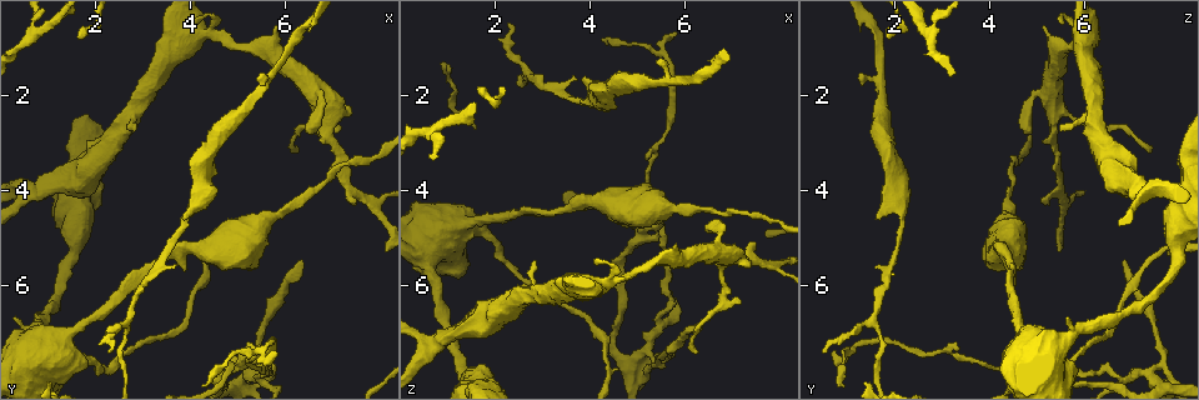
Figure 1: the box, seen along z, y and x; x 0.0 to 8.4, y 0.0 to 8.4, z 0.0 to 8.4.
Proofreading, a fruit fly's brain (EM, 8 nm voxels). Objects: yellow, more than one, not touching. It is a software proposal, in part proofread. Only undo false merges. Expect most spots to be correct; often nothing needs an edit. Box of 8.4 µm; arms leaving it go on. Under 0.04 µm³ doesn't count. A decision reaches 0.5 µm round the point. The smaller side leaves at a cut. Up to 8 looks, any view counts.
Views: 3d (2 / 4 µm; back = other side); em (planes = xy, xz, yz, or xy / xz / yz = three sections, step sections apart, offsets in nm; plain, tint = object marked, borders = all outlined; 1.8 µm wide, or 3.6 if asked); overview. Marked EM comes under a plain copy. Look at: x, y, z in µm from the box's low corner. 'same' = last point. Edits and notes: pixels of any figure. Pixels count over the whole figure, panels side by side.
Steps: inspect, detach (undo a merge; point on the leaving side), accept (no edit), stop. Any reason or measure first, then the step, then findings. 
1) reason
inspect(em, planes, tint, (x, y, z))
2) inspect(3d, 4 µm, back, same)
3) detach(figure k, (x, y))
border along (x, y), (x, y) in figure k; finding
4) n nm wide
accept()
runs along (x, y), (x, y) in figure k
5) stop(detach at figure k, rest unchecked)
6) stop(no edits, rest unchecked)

calibre changes
inspect(3d, 4 µm, (5.15, 7.95, 7.45))

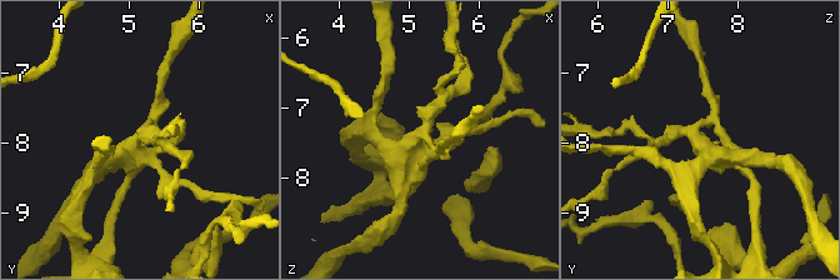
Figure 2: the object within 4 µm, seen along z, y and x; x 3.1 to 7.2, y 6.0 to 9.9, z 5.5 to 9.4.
inspect(em, planes, borders, (5.15, 7.95, 7.45))

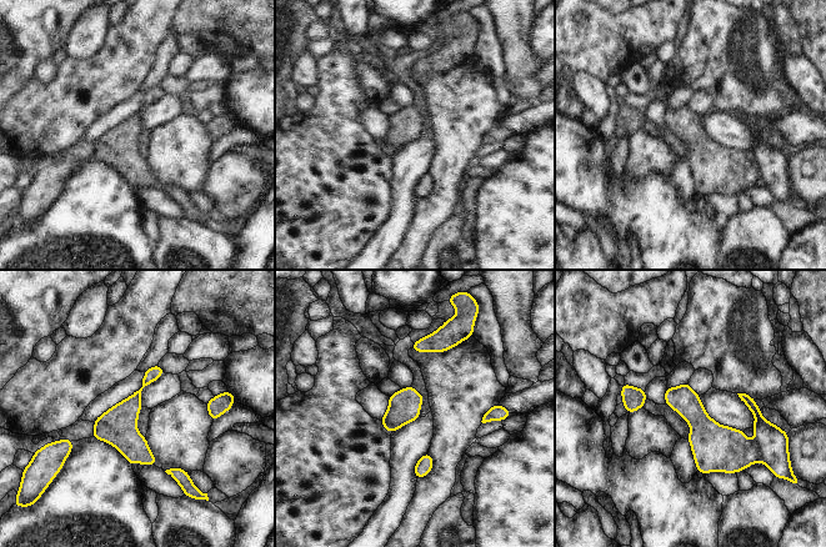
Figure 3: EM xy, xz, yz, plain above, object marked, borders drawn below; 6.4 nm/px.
accept()
one cell here

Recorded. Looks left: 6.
thick turns thin
inspect(em, planes, tint, (5.10, 7.60, 5.00))

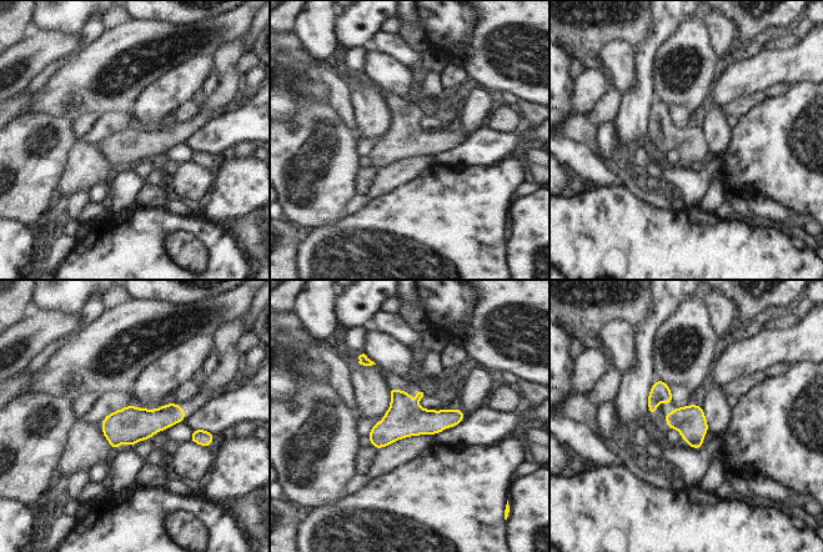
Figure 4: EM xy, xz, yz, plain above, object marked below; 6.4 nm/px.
accept()
all the same cell

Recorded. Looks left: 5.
branch point
inspect(3d, 4 µm, (0.75, 4.05, 7.25))

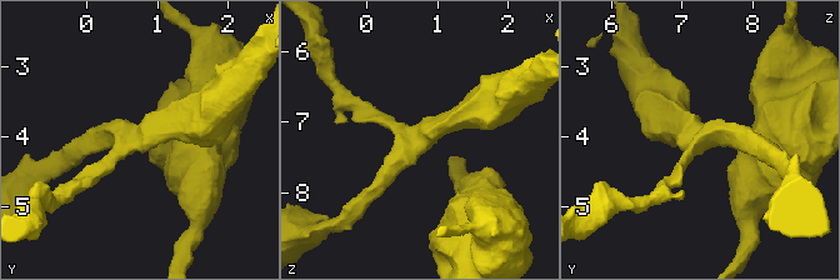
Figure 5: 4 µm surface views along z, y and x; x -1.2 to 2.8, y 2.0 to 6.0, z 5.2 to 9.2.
3 arms; arms of 180, 260, 360 nm; need the tissue
inspect(em, planes, tint, (0.75, 4.05, 7.30))

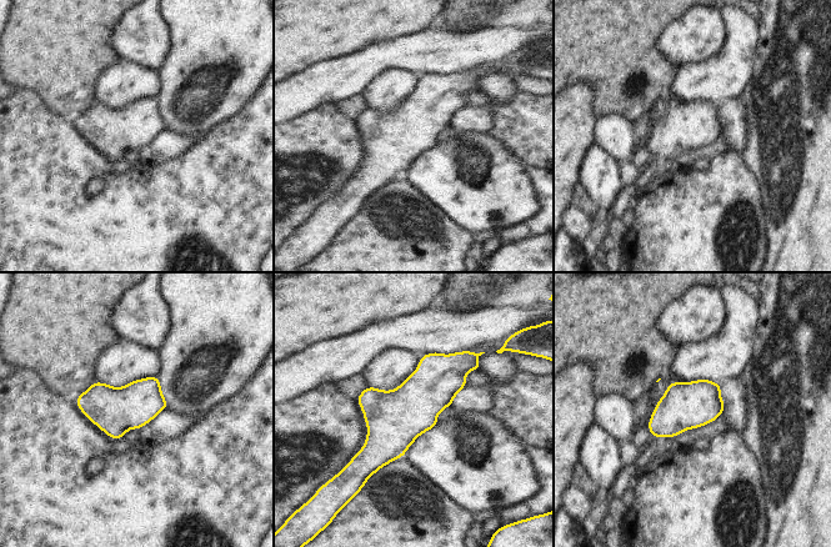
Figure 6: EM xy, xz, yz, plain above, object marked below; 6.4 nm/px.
accept()
runs along (461, 355), (393, 426), (366, 470) in figure 6; all the same cell

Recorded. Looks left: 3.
stop(no edits, rest unchecked)

